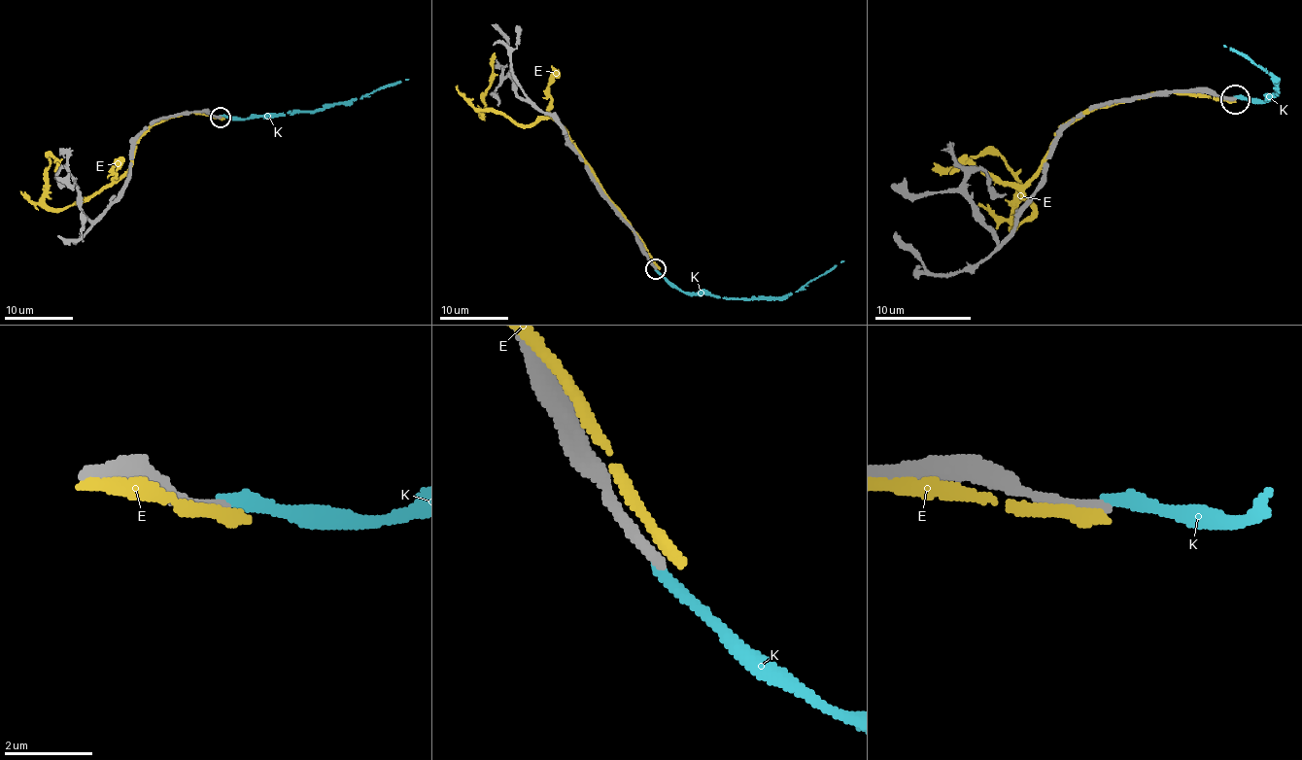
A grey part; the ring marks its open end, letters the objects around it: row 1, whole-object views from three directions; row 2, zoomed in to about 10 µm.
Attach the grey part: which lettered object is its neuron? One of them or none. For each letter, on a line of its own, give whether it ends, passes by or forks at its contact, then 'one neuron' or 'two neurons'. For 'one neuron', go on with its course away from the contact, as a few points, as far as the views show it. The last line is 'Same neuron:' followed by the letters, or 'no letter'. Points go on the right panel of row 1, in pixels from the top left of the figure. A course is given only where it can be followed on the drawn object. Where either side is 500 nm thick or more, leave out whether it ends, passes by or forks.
E: it ends | two neurons
K: it ends | two neurons
Same neuron: no letter

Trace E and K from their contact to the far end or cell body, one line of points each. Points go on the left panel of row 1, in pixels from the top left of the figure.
E: (219, 118), (182, 113), (157, 121), (118, 178), (88, 198), (51, 209), (45, 201), (48, 157), (59, 167)
K: (221, 116), (315, 113), (335, 104), (349, 104), (378, 88), (409, 79)

